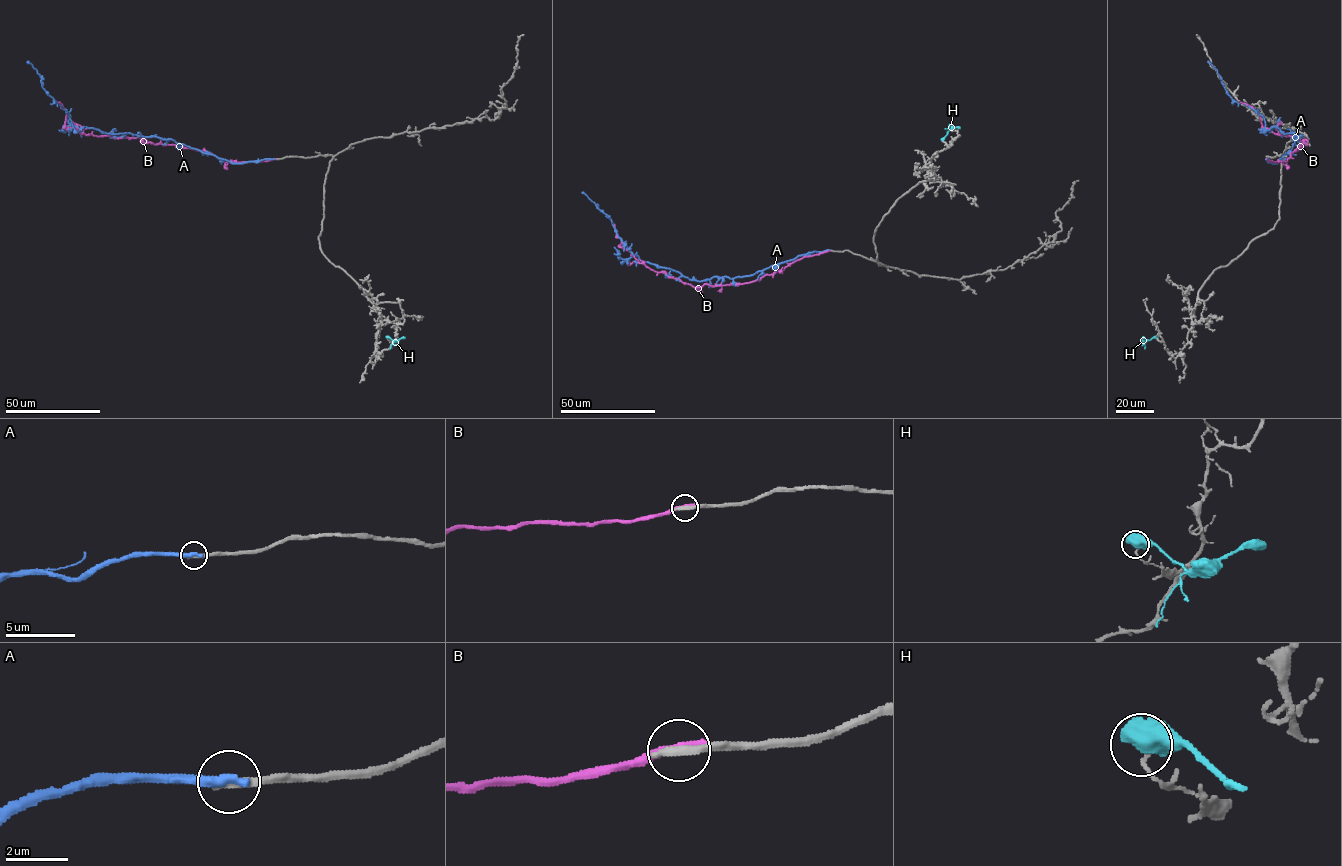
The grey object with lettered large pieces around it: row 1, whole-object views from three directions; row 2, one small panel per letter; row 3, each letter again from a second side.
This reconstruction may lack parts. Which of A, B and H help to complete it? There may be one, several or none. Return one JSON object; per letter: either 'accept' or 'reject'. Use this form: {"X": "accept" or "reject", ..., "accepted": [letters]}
{"A": "reject", "B": "reject", "H": "reject", "accepted": []}

